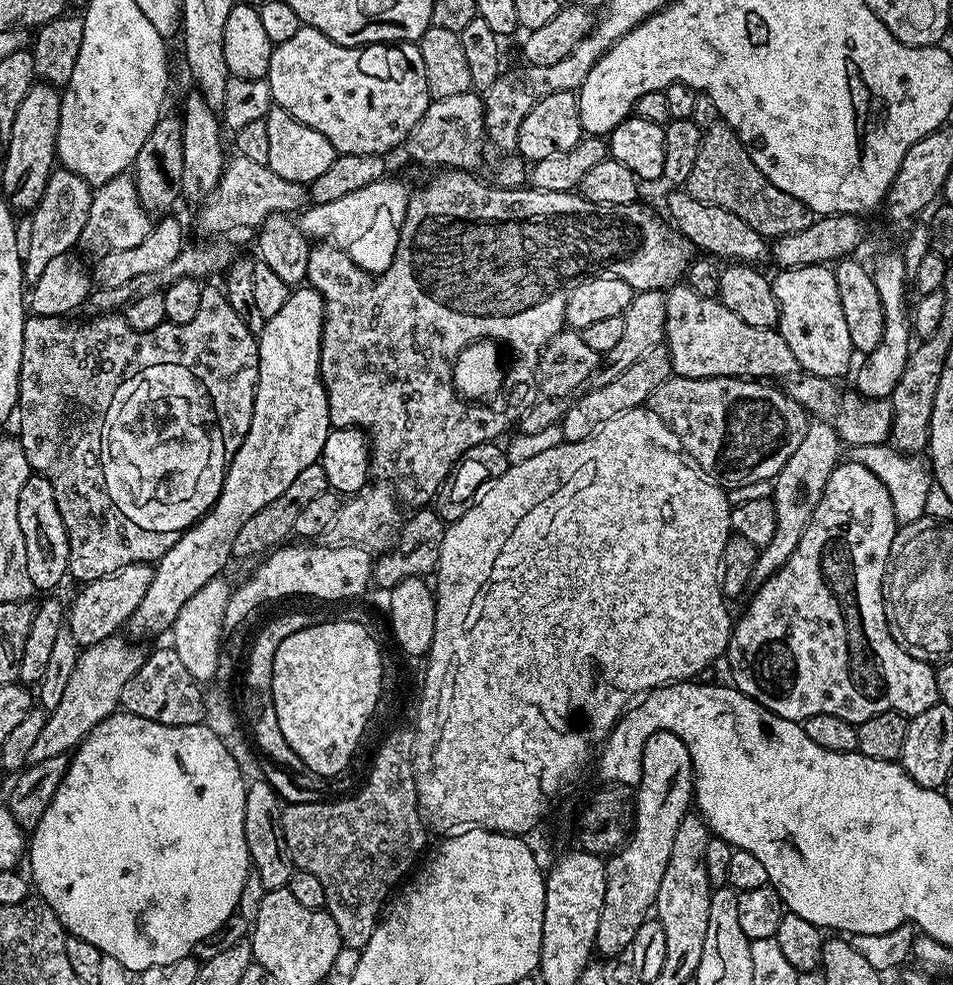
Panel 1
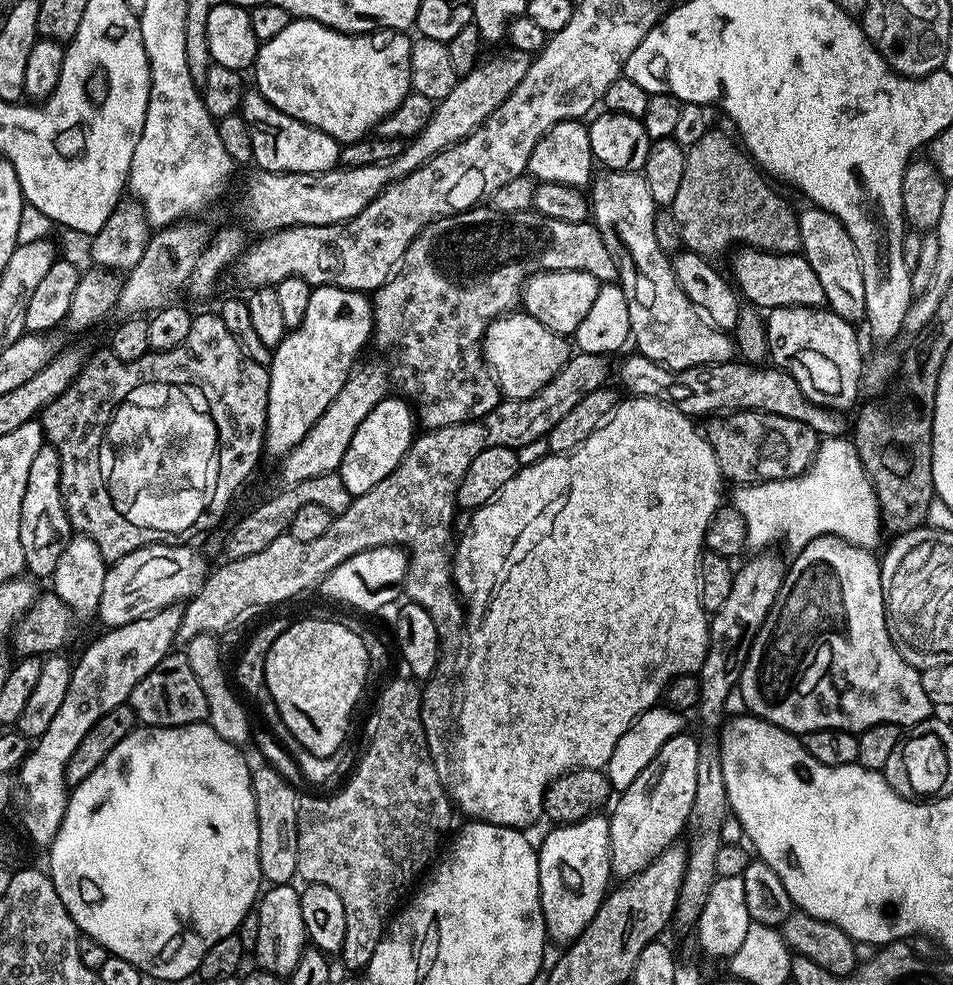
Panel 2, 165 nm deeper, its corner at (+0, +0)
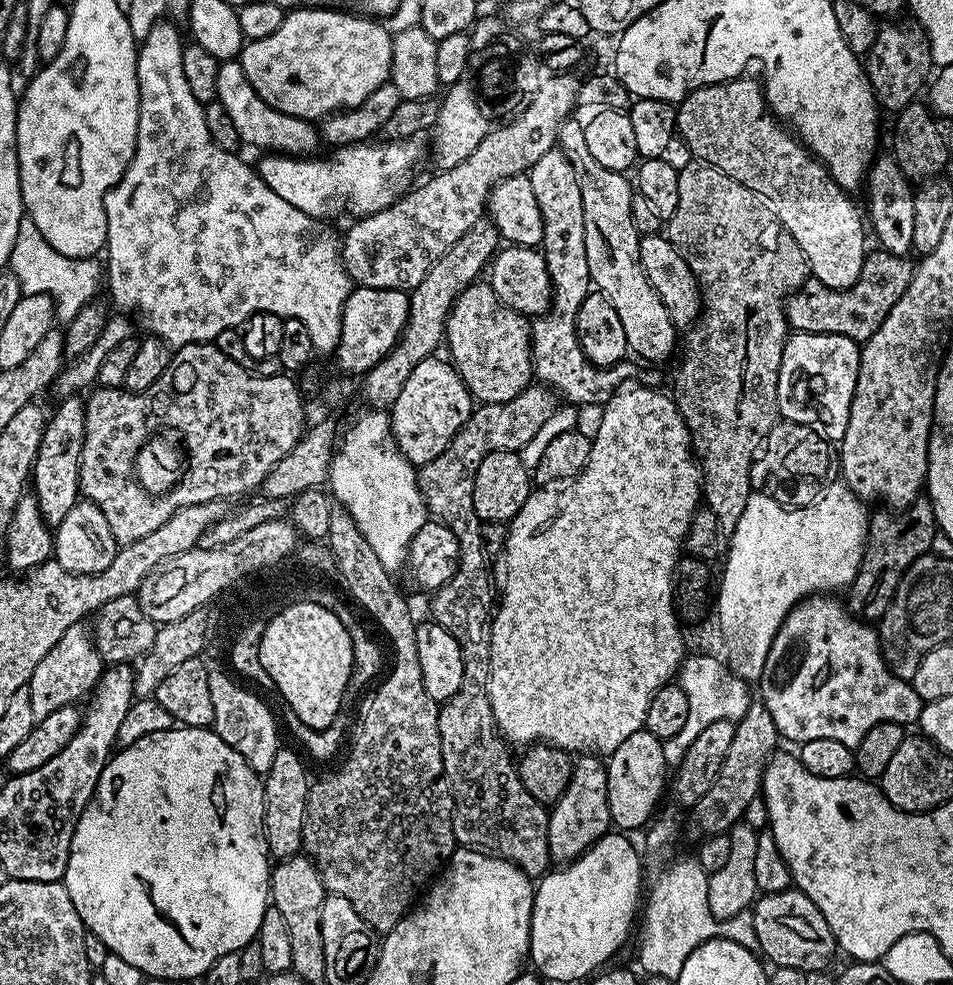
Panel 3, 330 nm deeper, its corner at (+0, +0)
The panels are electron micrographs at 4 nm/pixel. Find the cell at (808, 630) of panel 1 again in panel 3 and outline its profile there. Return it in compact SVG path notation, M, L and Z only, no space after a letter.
M817 594L795 604L774 634L762 666L758 681L759 703L764 705L774 720L777 733L783 739L785 736L793 740L796 746L814 738L834 738L834 742L842 742L842 746L855 750L870 726L878 726L882 722L911 726L920 719L920 696L909 681L895 676L888 667L877 629L875 632L871 623L853 616L836 598L832 594Z

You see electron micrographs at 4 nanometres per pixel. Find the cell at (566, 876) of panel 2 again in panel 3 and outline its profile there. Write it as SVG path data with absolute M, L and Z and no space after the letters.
M584 754L573 763L568 789L551 805L548 813L548 855L557 865L576 860L613 827L608 805L608 769L595 754Z

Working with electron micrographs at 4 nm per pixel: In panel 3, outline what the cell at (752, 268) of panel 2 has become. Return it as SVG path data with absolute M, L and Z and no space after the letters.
M875 251L865 255L862 274L858 274L858 282L854 286L831 288L811 278L805 280L782 304L789 329L810 334L842 334L857 342L871 338L874 330L886 322L886 314L890 314L894 302L898 302L906 286L910 286L914 271L913 261L910 262L907 255Z

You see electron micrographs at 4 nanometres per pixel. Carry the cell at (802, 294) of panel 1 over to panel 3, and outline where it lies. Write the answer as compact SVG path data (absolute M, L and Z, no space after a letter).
M793 331L782 350L782 364L778 370L778 398L776 406L784 420L813 428L829 442L838 442L846 434L854 386L858 382L861 345L842 334L810 334Z

